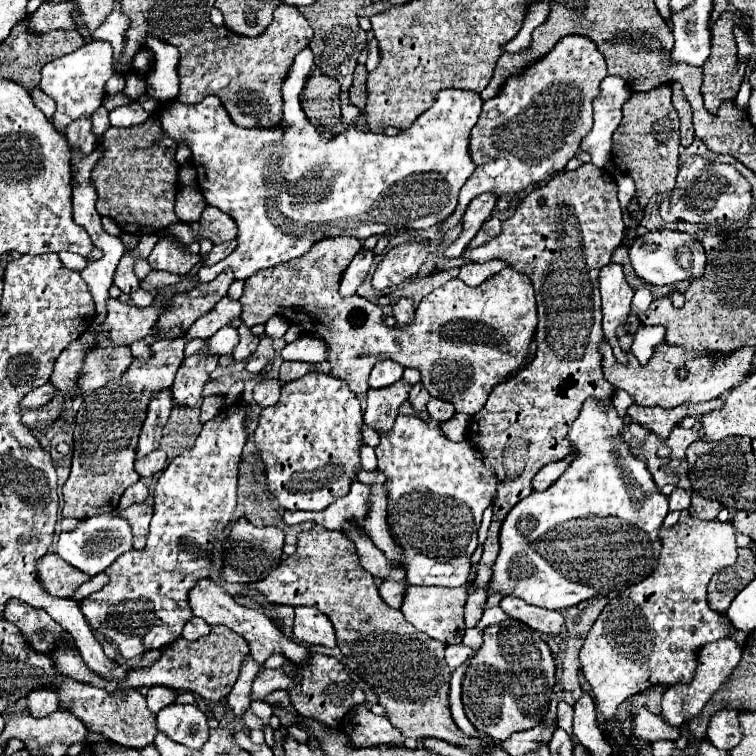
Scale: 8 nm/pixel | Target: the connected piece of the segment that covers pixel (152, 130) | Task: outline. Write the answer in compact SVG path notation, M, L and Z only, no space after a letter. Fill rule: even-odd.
M149 116L143 124L131 126L131 128L109 128L101 138L99 138L99 148L103 148L103 156L95 164L91 172L91 184L97 190L97 212L101 216L113 218L117 226L127 232L127 234L153 234L153 232L163 232L167 226L179 222L177 214L173 212L175 204L175 194L179 190L177 184L177 170L179 166L175 164L175 148L177 144L163 136L161 124L155 116Z

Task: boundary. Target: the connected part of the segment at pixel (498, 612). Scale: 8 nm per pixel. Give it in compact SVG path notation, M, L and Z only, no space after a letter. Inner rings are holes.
M499 606L488 608L484 610L477 627L484 629L490 625L499 624L499 622L502 622L507 618L509 618L509 616L507 616L507 614L505 614Z

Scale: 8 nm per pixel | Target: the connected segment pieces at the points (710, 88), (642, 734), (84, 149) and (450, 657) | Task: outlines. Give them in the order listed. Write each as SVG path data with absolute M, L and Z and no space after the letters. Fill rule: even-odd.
M725 12L721 14L721 18L715 22L711 34L711 56L705 60L703 64L703 98L705 98L705 108L711 110L711 114L717 114L719 106L727 100L735 100L739 84L743 80L745 74L745 66L737 62L737 44L735 44L735 36L733 36L733 26L743 24L747 26L747 18L741 16L739 12Z
M631 706L631 720L633 720L633 734L641 740L655 742L655 740L671 740L675 742L679 738L679 730L667 726L659 716L651 714L647 708L639 708L633 712Z
M81 118L81 120L71 122L63 136L67 138L67 144L69 144L71 152L77 150L77 152L87 156L97 146L97 136L91 134L91 120L89 118Z
M449 644L449 646L445 646L445 660L447 660L447 666L449 666L449 670L453 672L459 664L463 664L469 656L471 656L471 648L469 646L465 646L465 644Z

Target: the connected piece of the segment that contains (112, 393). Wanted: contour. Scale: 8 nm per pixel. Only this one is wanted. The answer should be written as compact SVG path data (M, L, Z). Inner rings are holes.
M181 336L175 340L157 340L151 344L151 356L147 360L133 358L131 368L123 374L123 380L113 380L95 392L83 396L83 404L75 418L73 432L73 468L69 480L63 486L63 516L65 518L89 518L95 514L103 514L115 510L125 488L139 480L133 470L137 438L147 414L147 404L151 396L167 390L175 372L183 360L183 348L189 342L189 336Z

